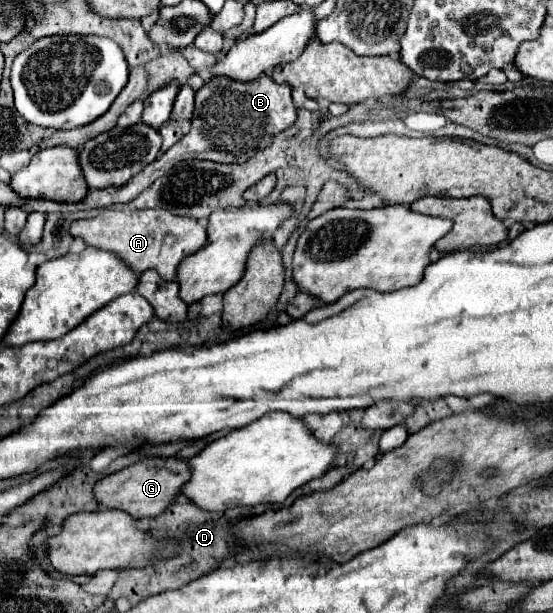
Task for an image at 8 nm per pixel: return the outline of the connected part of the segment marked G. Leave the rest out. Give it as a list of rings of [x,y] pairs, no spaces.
[[[148,457],[130,465],[114,475],[100,479],[94,485],[94,497],[102,509],[120,509],[130,513],[134,519],[150,519],[164,513],[172,499],[180,493],[180,487],[190,479],[190,467],[178,457]]]

